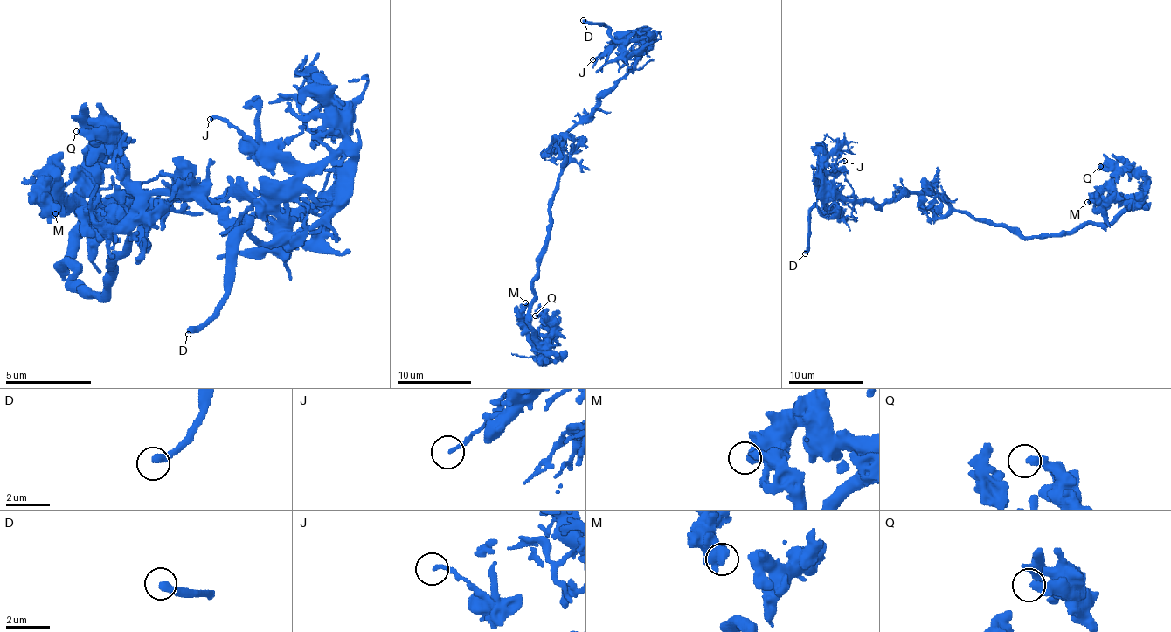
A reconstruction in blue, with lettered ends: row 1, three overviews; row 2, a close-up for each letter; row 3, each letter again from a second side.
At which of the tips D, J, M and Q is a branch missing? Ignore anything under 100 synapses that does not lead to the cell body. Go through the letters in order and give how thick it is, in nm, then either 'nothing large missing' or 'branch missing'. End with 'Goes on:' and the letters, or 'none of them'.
D: 360 nm thick; branch missing
J: 140 nm thick; nothing large missing
M: 460 nm thick; nothing large missing
Q: 400 nm thick; nothing large missing
Goes on: D

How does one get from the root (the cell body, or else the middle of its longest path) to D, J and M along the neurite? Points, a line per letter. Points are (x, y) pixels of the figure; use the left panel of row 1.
D: (132, 239), (141, 196), (201, 196), (222, 218), (317, 204), (266, 243), (248, 226), (231, 295), (188, 334)
J: (132, 239), (145, 213), (141, 196), (201, 196), (222, 218), (329, 204), (235, 127), (210, 119)
M: (132, 239), (111, 260), (111, 282), (85, 295), (63, 265), (67, 234), (80, 218), (51, 187), (55, 213)

